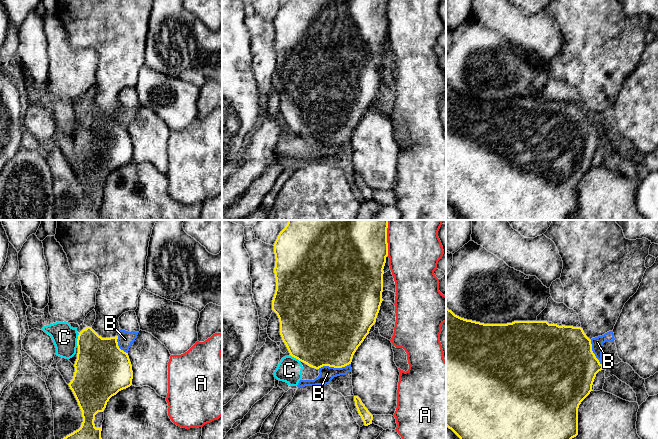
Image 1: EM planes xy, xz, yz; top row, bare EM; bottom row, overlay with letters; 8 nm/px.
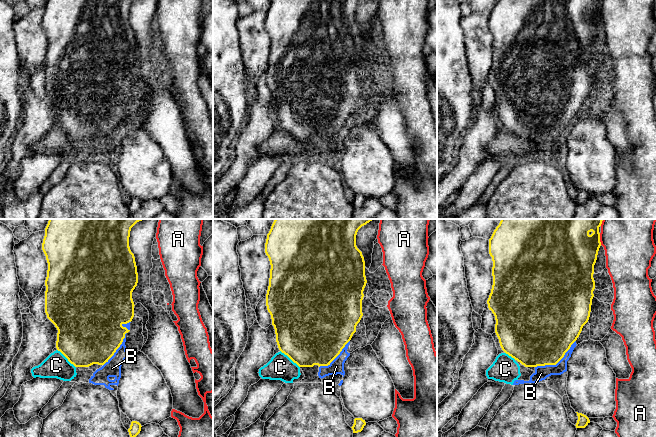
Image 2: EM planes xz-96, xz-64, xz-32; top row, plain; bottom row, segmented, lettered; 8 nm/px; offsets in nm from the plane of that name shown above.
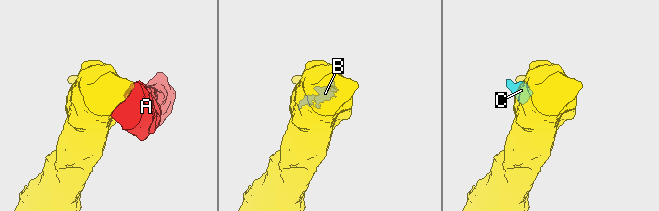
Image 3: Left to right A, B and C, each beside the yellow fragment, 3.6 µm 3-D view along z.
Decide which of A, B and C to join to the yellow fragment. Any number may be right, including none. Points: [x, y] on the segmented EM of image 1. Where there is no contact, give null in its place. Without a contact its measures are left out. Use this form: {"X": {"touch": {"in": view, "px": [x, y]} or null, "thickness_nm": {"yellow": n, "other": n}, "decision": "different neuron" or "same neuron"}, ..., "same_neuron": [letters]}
{"A": {"touch": {"in": "xz", "px": [386, 238]}, "thickness_nm": {"yellow": 500, "other": 420}, "decision": "different neuron"}, "B": {"touch": {"in": "xz", "px": [334, 367]}, "thickness_nm": {"yellow": 460, "other": 120}, "decision": "different neuron"}, "C": {"touch": {"in": "xy", "px": [77, 339]}, "thickness_nm": {"yellow": 380, "other": 200}, "decision": "different neuron"}, "same_neuron": []}

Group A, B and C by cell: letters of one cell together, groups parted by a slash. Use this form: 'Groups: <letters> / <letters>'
Groups: A / B C

